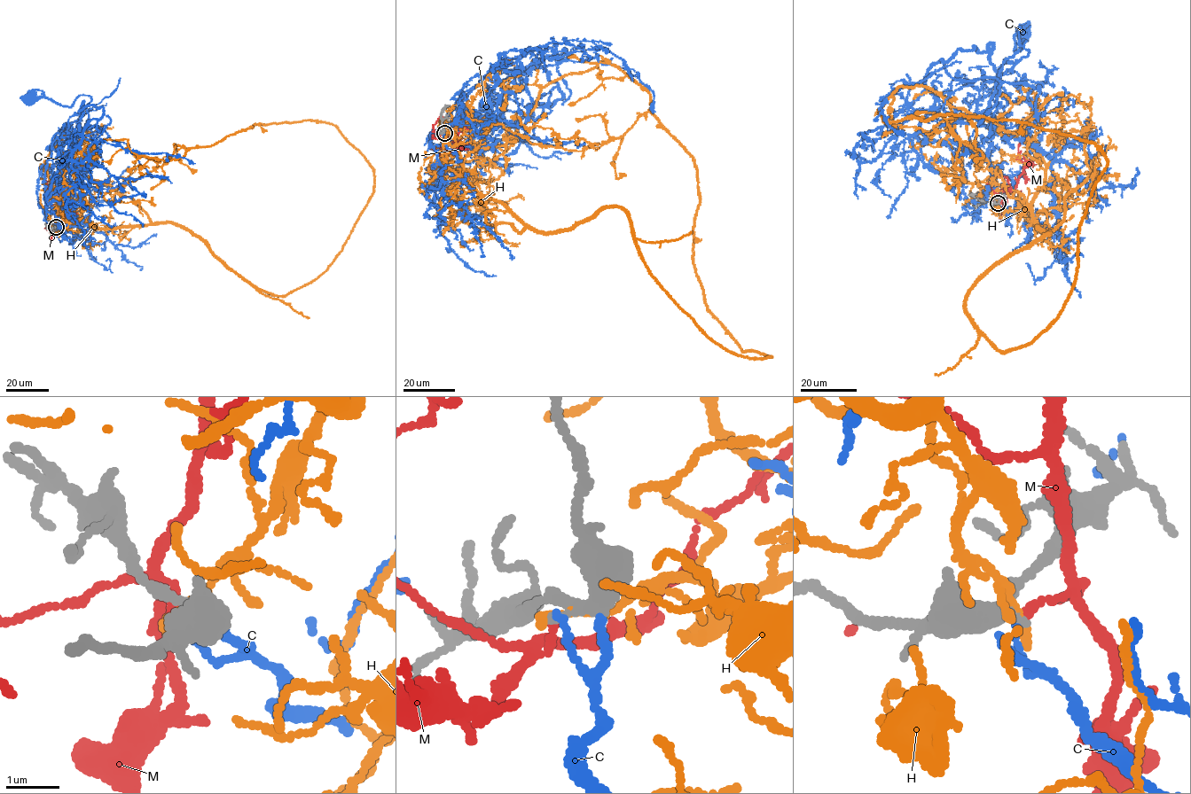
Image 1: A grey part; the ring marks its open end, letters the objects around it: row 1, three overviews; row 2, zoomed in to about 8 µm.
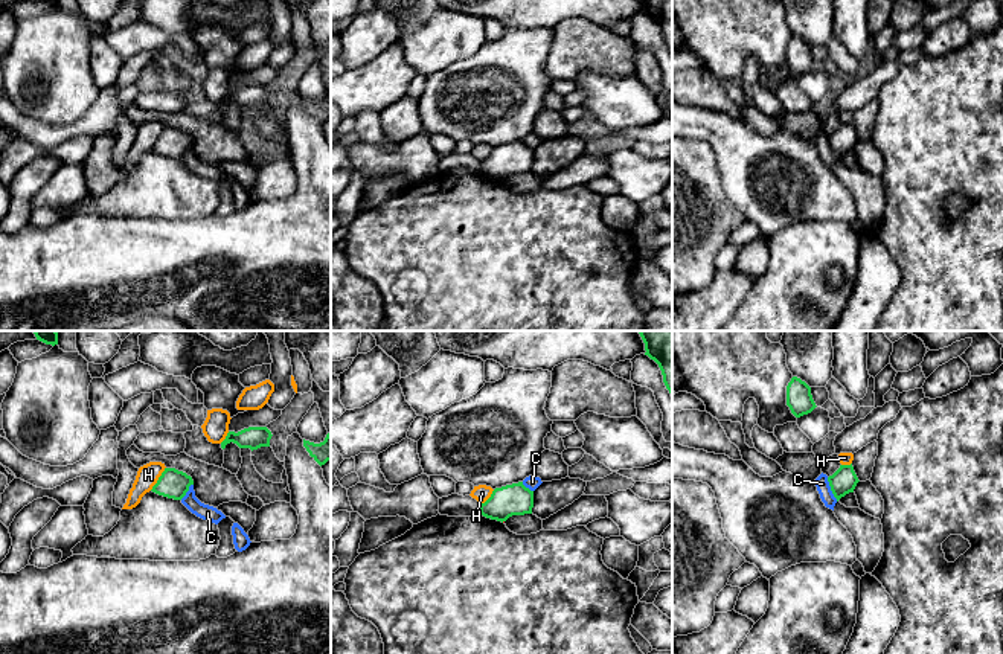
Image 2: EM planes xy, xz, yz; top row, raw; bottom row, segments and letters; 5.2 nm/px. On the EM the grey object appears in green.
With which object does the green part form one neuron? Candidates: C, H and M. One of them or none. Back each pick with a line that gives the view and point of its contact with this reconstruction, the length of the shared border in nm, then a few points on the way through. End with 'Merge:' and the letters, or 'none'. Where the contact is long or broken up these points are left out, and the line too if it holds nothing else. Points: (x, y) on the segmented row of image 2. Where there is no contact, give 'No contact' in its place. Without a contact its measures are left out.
Merge: none

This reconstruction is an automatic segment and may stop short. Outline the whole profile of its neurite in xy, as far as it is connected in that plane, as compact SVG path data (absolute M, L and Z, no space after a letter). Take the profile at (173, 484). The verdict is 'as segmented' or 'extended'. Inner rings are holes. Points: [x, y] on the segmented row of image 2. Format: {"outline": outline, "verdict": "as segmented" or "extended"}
{"outline": "M165 468L151 491L168 499L181 500L191 485L194 485L194 480L186 473L175 468Z", "verdict": "as segmented"}

